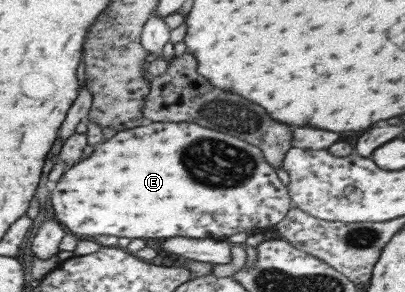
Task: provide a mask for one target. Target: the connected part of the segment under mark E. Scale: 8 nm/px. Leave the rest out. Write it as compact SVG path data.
M154 121L117 134L109 142L101 144L91 158L73 166L59 180L50 203L55 210L53 217L69 233L130 239L185 236L216 241L237 232L245 233L245 230L278 224L292 204L286 186L277 179L275 168L255 145L197 123Z

